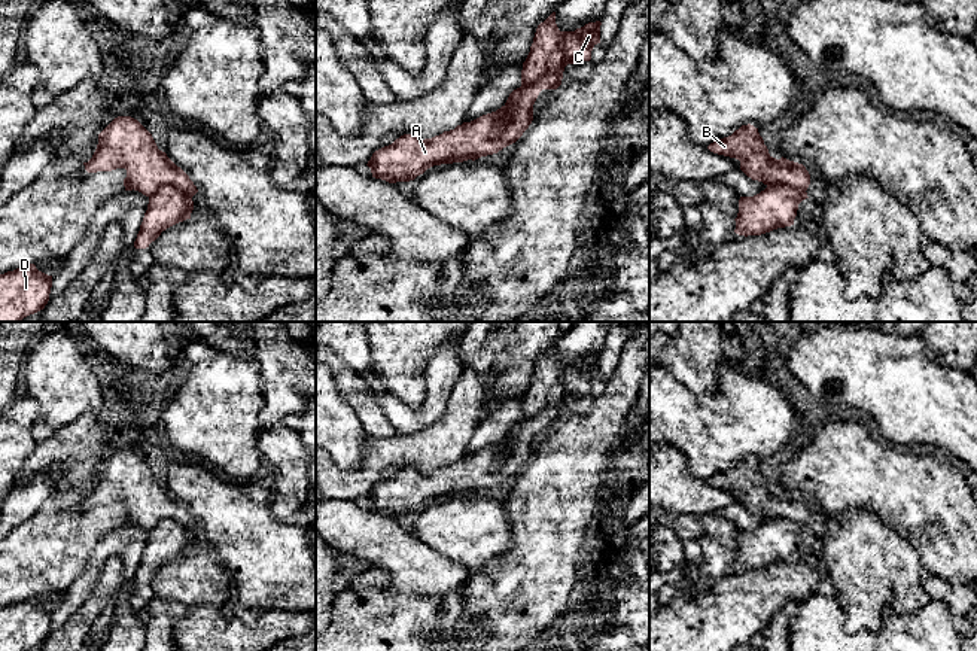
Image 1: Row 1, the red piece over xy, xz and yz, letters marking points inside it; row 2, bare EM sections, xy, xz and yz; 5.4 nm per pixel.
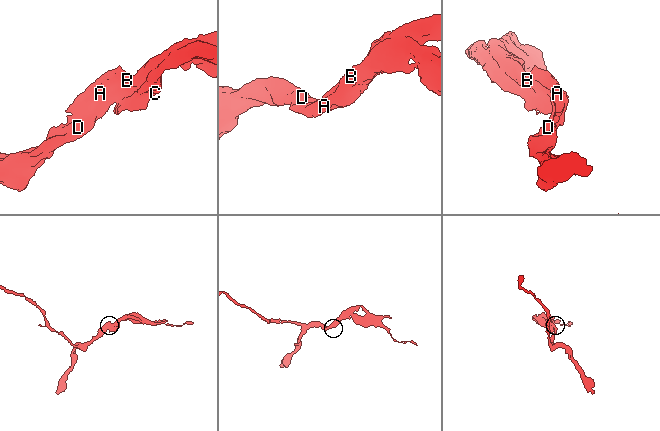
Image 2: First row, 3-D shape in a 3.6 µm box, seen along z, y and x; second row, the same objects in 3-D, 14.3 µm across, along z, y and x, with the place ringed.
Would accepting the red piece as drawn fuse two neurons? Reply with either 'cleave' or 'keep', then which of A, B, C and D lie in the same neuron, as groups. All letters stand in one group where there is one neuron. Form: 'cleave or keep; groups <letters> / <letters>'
cleave; groups A B D / C

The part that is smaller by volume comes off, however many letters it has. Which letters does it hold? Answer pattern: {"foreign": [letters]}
{"foreign": ["C"]}

